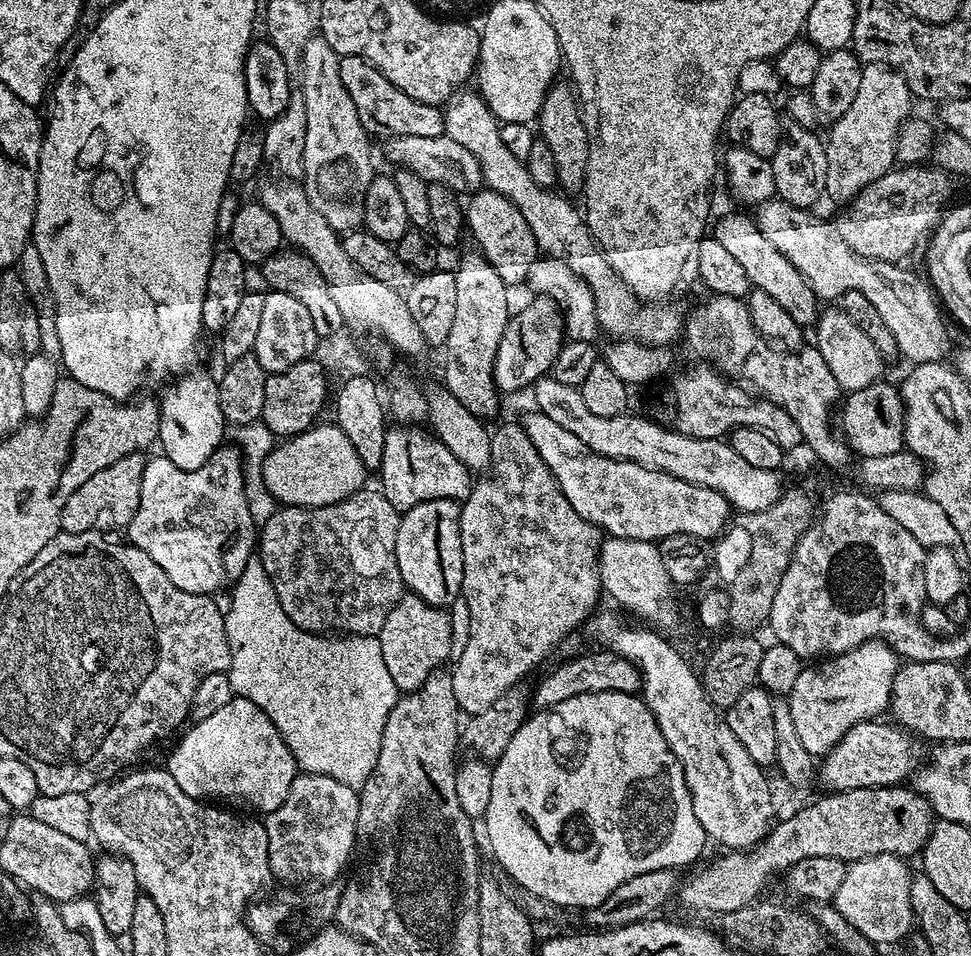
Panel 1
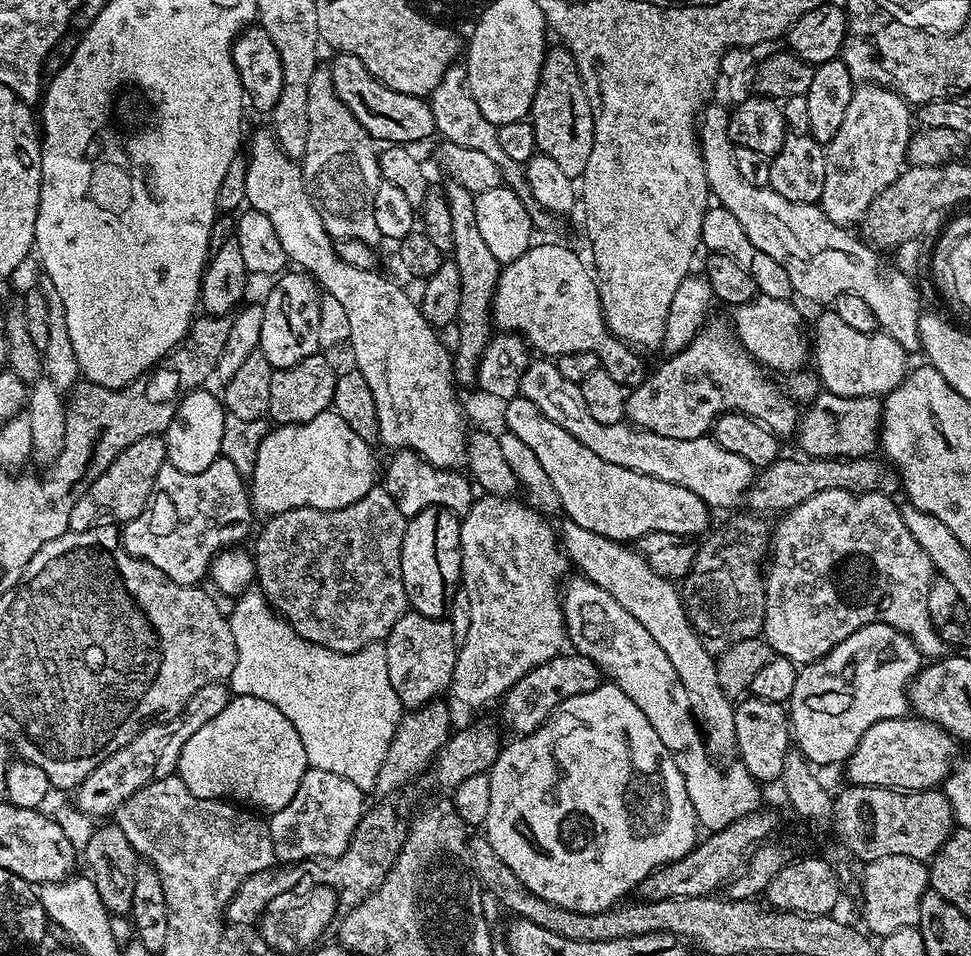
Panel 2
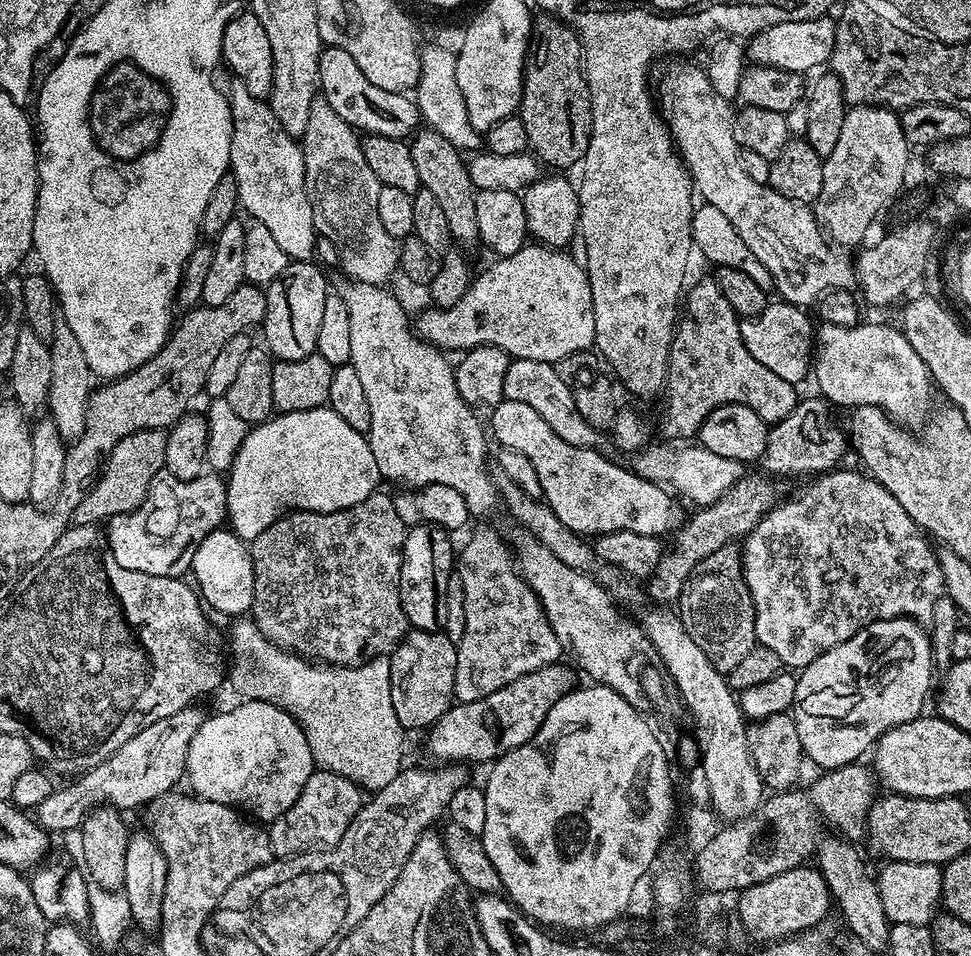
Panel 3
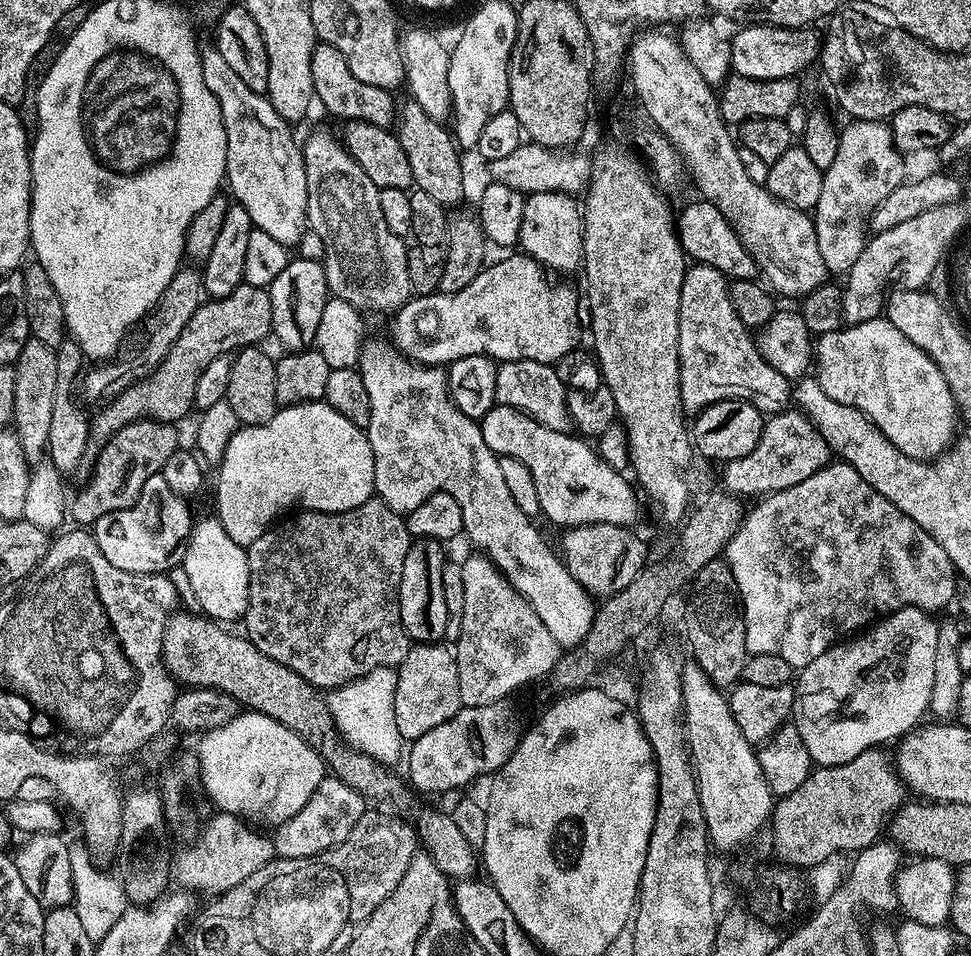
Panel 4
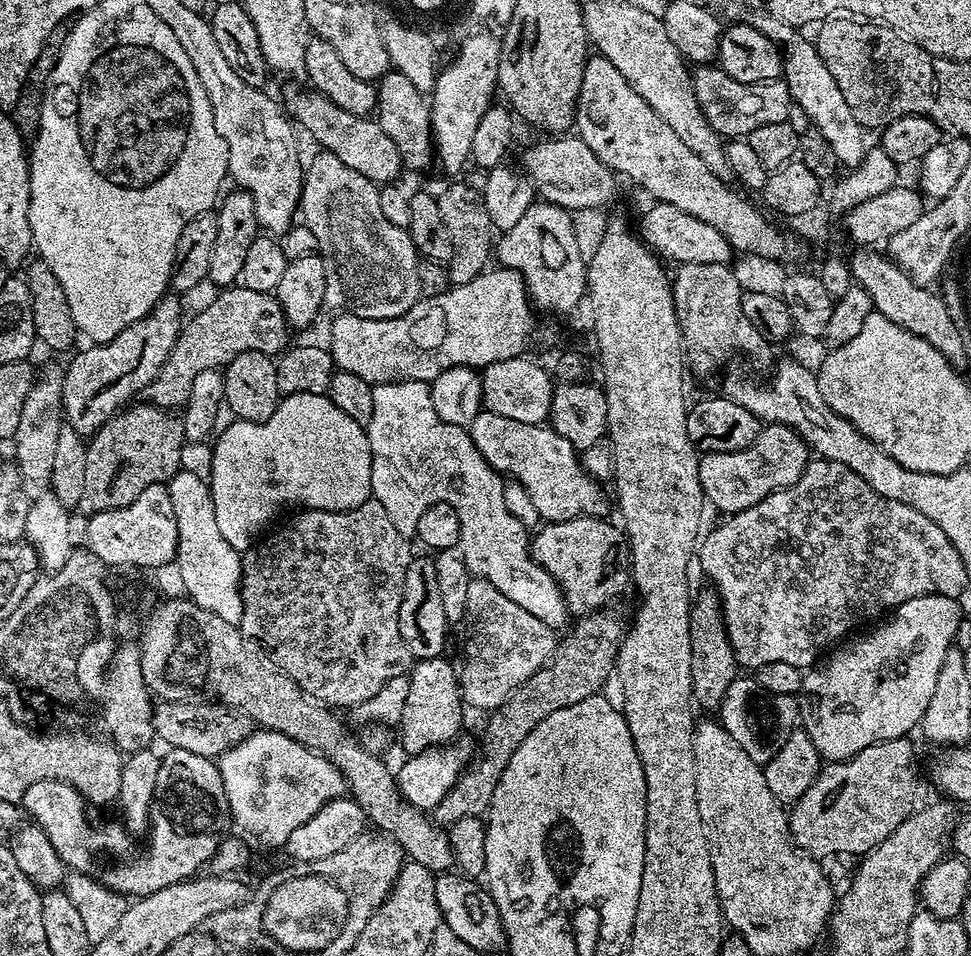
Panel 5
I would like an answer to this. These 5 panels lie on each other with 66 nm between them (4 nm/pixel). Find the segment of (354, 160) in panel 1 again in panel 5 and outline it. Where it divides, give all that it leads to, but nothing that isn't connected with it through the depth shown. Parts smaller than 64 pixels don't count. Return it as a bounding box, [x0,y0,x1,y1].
[299,151,421,318]

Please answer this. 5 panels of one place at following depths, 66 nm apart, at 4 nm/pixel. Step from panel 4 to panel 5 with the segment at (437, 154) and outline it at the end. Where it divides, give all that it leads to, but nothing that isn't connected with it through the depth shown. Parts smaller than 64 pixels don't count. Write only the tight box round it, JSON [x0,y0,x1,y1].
[374,70,434,169]

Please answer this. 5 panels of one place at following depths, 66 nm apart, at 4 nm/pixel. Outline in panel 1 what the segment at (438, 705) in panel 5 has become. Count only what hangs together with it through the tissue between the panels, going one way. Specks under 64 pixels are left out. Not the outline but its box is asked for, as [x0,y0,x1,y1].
[378,594,452,694]

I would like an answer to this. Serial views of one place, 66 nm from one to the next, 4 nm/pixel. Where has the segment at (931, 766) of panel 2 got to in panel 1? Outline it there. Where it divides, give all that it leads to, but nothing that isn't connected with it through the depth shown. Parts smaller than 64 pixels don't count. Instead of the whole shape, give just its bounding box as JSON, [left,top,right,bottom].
[818,719,913,792]

